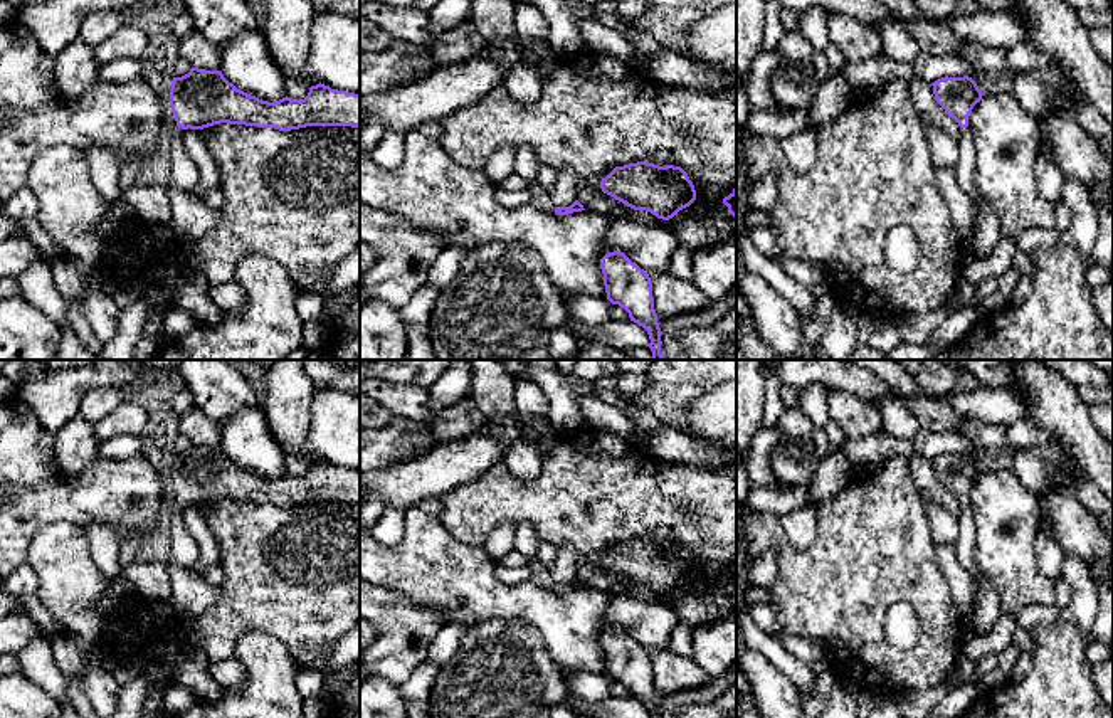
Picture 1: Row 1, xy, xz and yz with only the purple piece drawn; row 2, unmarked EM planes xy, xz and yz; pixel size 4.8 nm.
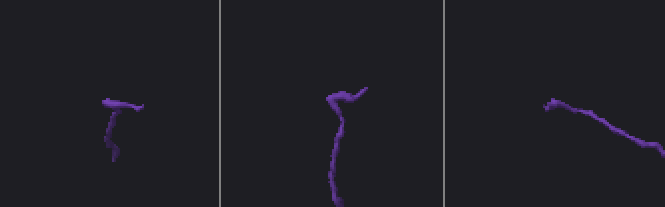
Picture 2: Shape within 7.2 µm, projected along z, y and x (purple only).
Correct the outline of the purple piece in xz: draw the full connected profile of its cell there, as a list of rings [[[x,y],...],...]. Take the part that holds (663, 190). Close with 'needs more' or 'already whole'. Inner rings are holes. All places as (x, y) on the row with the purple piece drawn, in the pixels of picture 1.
[[[649,161],[615,166],[600,182],[604,193],[634,210],[646,210],[669,220],[696,200],[696,190],[681,166]]] | already whole

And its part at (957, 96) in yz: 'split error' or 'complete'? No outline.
split error

